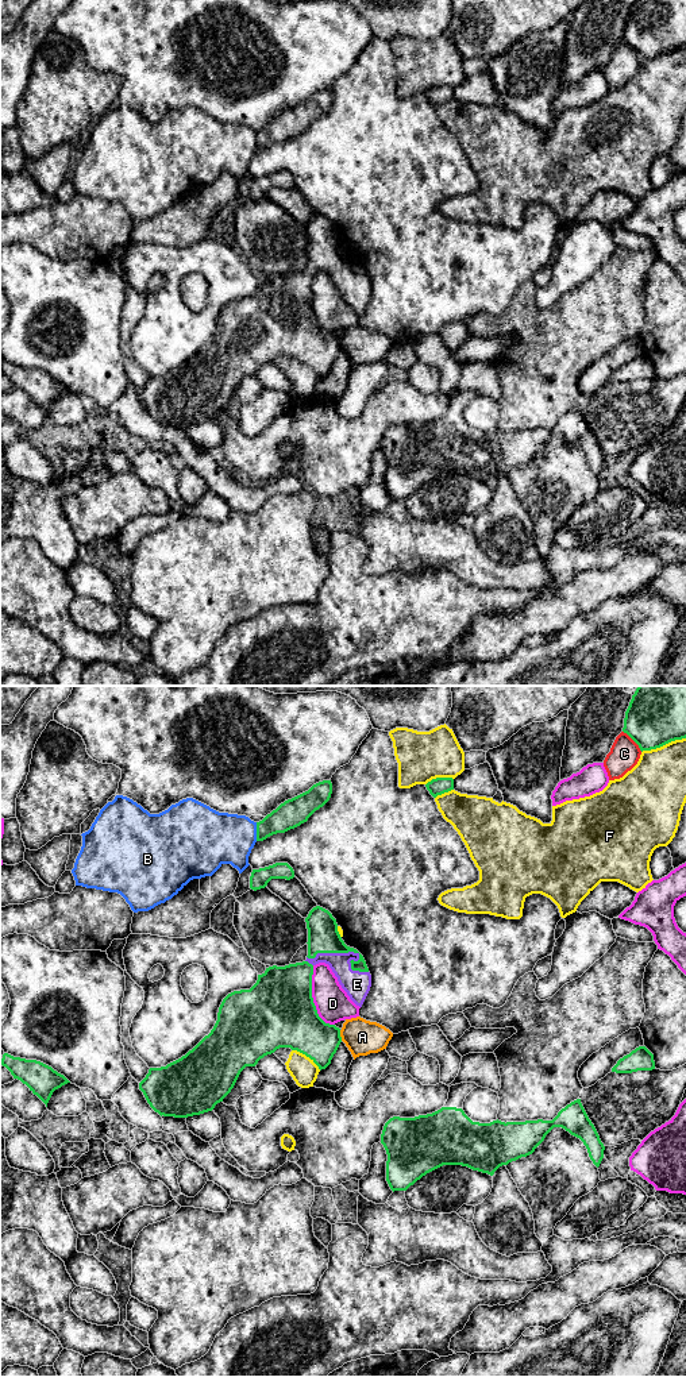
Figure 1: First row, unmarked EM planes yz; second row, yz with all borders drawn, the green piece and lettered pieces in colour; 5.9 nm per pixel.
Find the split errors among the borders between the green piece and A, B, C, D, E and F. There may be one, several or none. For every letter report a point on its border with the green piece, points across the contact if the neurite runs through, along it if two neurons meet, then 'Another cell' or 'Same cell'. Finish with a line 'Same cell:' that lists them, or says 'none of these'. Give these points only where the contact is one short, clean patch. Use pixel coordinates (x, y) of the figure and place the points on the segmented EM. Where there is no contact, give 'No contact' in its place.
A: Touches green at yz (339, 1036). Same cell
B: Touches green at yz (257, 832). Another cell
C: Touches green at yz (634, 740). Another cell
D: Touches green at yz (312, 998). Another cell
E: Touches green at yz (350, 951). Same cell
F: Touches green at yz (663, 744). Another cell
Same cell: A, E

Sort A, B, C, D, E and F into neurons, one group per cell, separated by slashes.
A E / B / C / D / F

